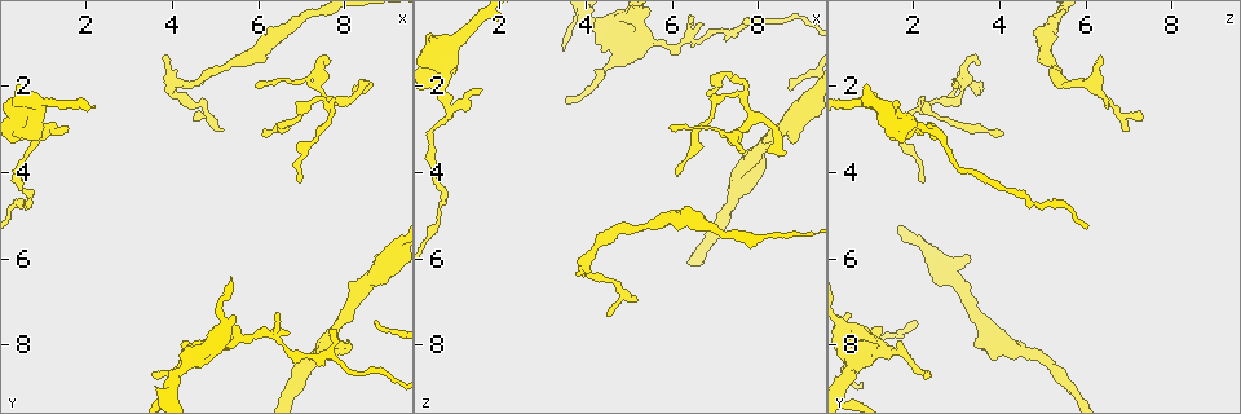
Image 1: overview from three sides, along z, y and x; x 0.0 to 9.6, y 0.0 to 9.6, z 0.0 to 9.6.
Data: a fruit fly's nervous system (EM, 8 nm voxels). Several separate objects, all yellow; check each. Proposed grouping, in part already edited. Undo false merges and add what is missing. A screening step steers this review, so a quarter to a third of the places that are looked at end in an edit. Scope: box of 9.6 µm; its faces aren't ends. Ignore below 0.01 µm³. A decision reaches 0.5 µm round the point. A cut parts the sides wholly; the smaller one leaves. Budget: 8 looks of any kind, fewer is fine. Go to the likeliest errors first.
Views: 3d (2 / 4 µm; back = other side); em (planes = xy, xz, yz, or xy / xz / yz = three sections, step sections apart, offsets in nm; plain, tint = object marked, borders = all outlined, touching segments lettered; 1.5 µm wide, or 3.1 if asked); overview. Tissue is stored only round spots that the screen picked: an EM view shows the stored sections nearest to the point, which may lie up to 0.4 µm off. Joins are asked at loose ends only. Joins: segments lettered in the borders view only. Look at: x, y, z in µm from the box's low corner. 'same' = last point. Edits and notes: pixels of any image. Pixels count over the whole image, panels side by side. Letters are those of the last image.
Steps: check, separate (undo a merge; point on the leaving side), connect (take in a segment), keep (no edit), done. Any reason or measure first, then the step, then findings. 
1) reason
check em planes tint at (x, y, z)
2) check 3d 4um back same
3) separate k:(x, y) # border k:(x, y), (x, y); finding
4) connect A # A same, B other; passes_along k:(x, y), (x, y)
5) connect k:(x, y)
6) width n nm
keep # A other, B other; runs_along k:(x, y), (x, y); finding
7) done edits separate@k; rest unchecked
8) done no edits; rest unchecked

free end
check em planes borders at (8.85, 5.90, 3.30)

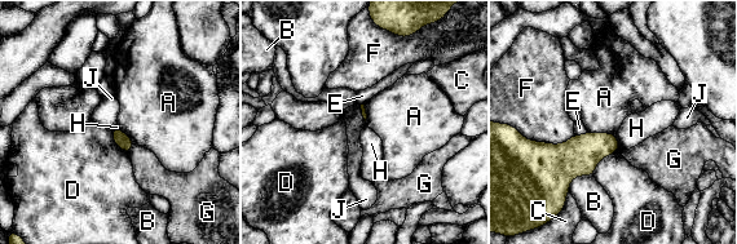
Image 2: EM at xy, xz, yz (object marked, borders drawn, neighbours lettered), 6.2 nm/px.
keep # A other, B other, C other, D other, E other, F other, G other, H other, J other; border 2:(587, 131), (616, 134); no lettered segment goes on from it

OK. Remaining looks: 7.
thin end
check em planes tint at (7.60, 1.45, 3.50)

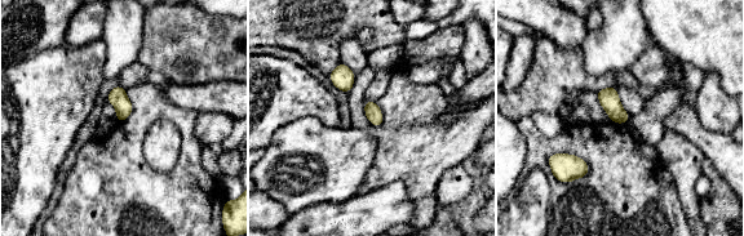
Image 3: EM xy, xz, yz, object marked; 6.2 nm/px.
check em planes borders same

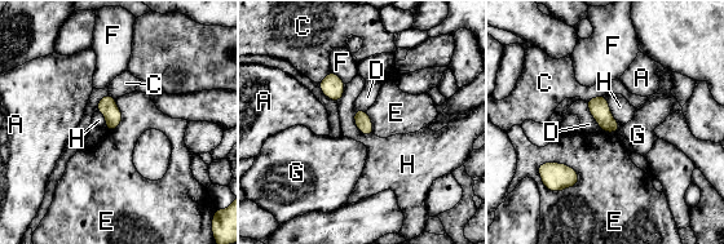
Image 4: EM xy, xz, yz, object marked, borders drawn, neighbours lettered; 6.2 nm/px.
keep # A other, C other, D other, E other, F other, G other, H other; border 4:(353, 111), (356, 127), (371, 134); no lettered segment goes on from it

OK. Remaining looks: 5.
an open end
check 3d 2um at (5.20, 3.00, 6.95)

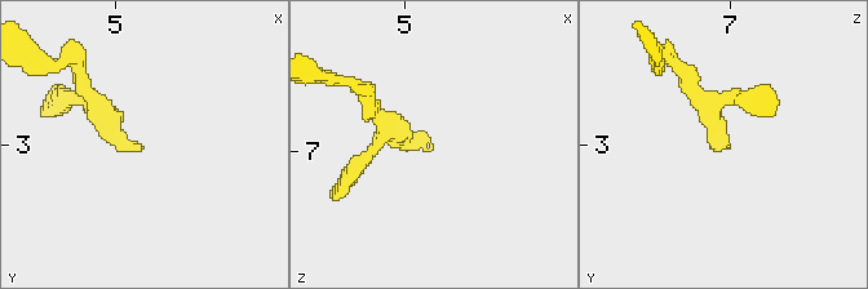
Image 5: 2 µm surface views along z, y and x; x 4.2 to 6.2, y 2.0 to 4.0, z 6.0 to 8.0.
need the tissue
check em yz step 8 tint at (5.18, 3.00, 6.88)

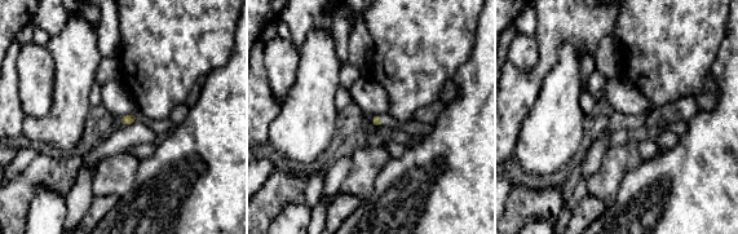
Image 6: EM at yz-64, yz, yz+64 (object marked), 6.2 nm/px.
check em planes borders same

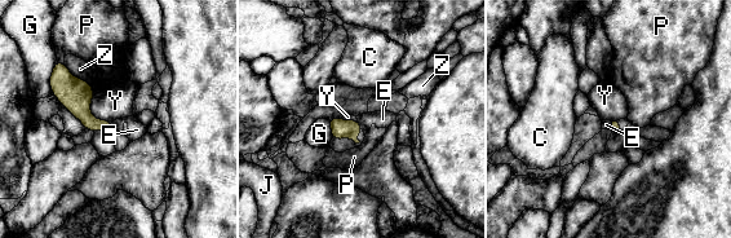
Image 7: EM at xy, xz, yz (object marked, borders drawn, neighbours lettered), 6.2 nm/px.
keep # C other, E other, G other, J other, P other, Y other, Z other; border 7:(357, 120), (363, 128); no lettered segment goes on from it

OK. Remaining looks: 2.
done no edits; rest unchecked

